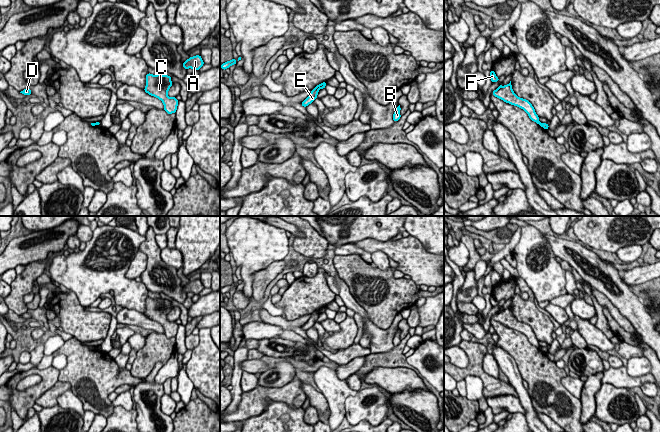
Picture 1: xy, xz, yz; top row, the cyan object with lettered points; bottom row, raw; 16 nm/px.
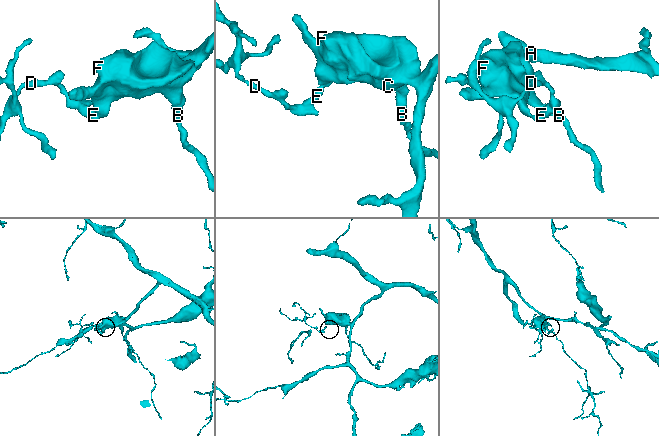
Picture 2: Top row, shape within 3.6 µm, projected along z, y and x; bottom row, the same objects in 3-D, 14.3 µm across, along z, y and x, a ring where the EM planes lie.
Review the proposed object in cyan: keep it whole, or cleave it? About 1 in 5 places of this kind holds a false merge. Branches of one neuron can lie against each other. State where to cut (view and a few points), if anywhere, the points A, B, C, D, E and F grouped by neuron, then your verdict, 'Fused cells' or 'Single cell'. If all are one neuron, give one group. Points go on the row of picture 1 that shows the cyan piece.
Split along xz (316, 86), (317, 89). Groups: A B C F / D E. Fused cells

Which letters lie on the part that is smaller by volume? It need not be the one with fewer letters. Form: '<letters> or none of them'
D, E

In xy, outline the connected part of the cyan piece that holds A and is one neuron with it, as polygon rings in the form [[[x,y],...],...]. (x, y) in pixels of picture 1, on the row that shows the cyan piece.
[[[196,55],[193,57],[190,57],[189,59],[187,59],[185,62],[183,62],[183,68],[185,68],[186,70],[188,68],[192,68],[195,71],[199,70],[202,66],[204,65],[204,62],[201,58],[200,55]]]

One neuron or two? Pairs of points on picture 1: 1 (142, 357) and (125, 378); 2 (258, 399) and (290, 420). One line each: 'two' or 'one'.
1: two
2: two

